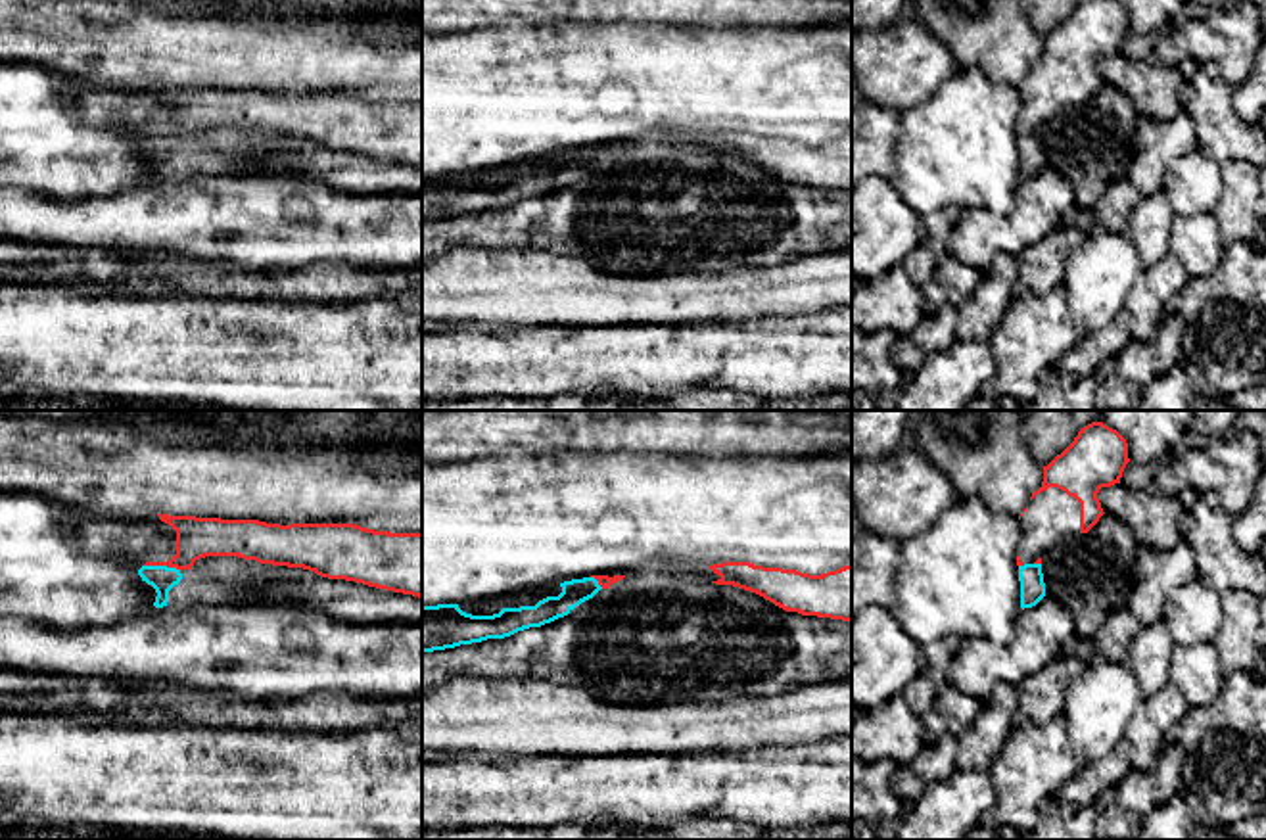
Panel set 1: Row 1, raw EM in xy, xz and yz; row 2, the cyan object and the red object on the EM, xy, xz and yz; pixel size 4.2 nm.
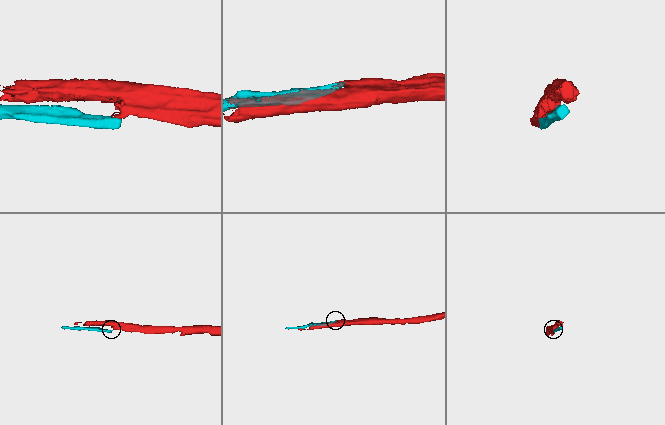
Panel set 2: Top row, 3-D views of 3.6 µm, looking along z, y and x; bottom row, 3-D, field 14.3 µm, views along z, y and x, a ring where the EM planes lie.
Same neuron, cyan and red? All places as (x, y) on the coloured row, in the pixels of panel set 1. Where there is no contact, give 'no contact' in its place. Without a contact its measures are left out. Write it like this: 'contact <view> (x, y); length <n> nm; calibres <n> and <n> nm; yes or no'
contact xy (162, 566); length 150 nm; calibres 110 and 180 nm; no

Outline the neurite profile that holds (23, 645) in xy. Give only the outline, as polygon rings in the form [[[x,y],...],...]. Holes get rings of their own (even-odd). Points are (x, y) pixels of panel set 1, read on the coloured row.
[[[290,606],[163,608],[59,633],[0,616],[0,669],[230,690],[246,700],[315,692],[422,696],[422,621],[353,623]]]

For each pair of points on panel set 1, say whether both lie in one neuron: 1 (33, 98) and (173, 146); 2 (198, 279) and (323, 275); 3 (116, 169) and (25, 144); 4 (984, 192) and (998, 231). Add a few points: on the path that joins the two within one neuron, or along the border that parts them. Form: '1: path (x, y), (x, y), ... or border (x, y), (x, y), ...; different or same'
1: border (140, 137), (139, 144), (154, 160), (158, 179); different
2: path (229, 279), (244, 284), (292, 284); same
3: path (93, 150), (89, 146), (48, 144); same
4: border (1021, 179), (1013, 206), (1006, 213), (960, 211); different

